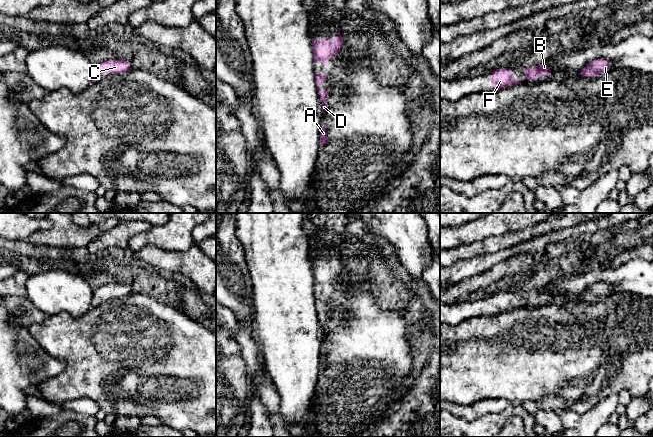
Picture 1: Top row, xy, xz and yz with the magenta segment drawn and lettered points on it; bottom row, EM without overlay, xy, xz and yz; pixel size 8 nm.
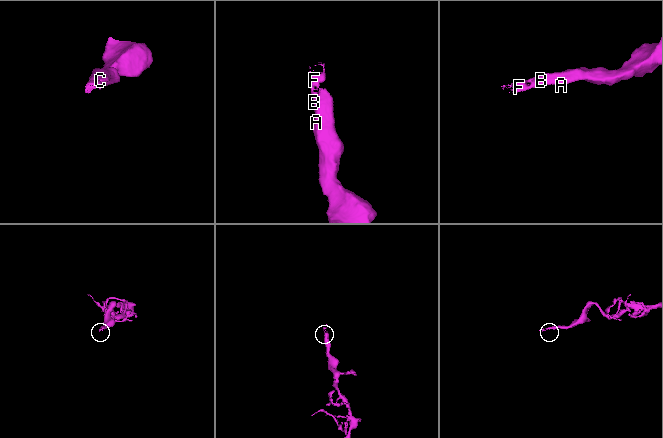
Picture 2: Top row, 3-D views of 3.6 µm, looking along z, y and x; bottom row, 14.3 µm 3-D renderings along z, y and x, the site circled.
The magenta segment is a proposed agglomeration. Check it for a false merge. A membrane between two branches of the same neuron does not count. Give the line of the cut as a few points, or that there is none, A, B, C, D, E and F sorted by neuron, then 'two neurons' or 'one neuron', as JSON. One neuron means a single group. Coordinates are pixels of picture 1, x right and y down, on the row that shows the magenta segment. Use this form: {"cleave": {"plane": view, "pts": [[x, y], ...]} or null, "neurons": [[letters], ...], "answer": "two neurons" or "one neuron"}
{"cleave": null, "neurons": [["A", "B", "C", "D", "E", "F"]], "answer": "one neuron"}

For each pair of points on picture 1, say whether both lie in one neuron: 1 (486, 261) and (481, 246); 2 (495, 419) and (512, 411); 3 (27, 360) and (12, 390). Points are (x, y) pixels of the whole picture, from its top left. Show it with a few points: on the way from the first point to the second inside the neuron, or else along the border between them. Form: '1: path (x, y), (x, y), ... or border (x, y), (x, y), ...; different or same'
1: border (507, 247), (491, 253), (461, 259); different
2: path (499, 419), (508, 412); same
3: path (20, 367), (12, 375), (12, 383); same

